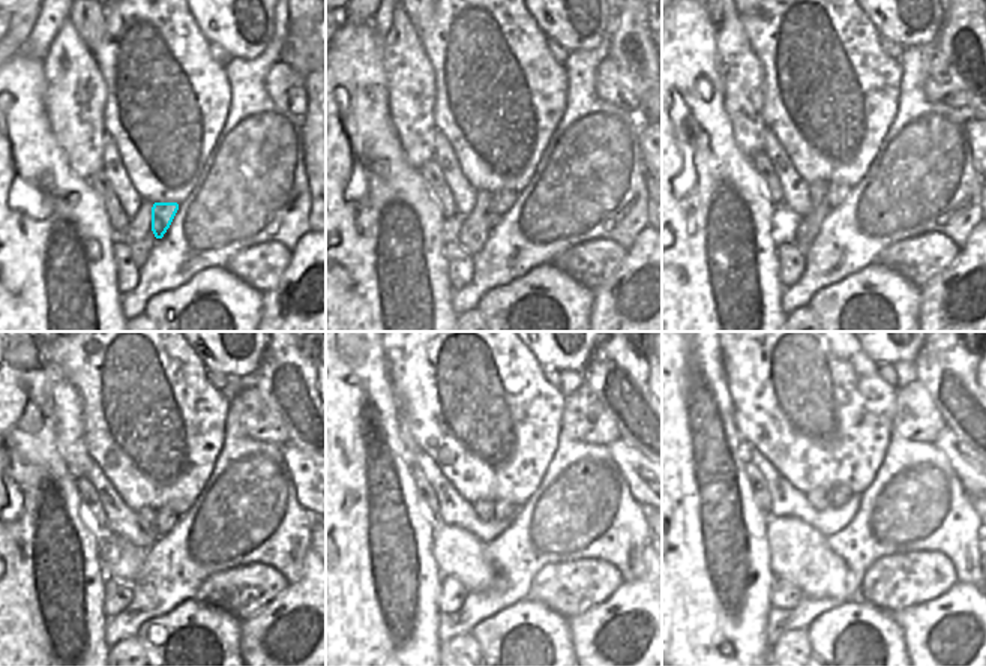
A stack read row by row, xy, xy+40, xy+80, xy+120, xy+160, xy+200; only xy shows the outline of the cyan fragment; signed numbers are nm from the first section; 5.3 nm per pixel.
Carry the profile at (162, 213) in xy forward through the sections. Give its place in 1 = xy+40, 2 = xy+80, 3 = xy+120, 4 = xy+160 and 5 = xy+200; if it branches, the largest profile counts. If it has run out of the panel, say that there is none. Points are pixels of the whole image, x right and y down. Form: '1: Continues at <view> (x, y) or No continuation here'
1: Continues at xy+40 (502, 201)
2: Continues at xy+80 (838, 192)
3: Continues at xy+120 (165, 519)
4: Continues at xy+160 (502, 510)
5: Continues at xy+200 (839, 494).

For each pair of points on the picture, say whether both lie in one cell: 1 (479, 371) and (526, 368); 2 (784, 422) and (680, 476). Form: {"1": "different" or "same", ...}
{"1": "same", "2": "different"}

